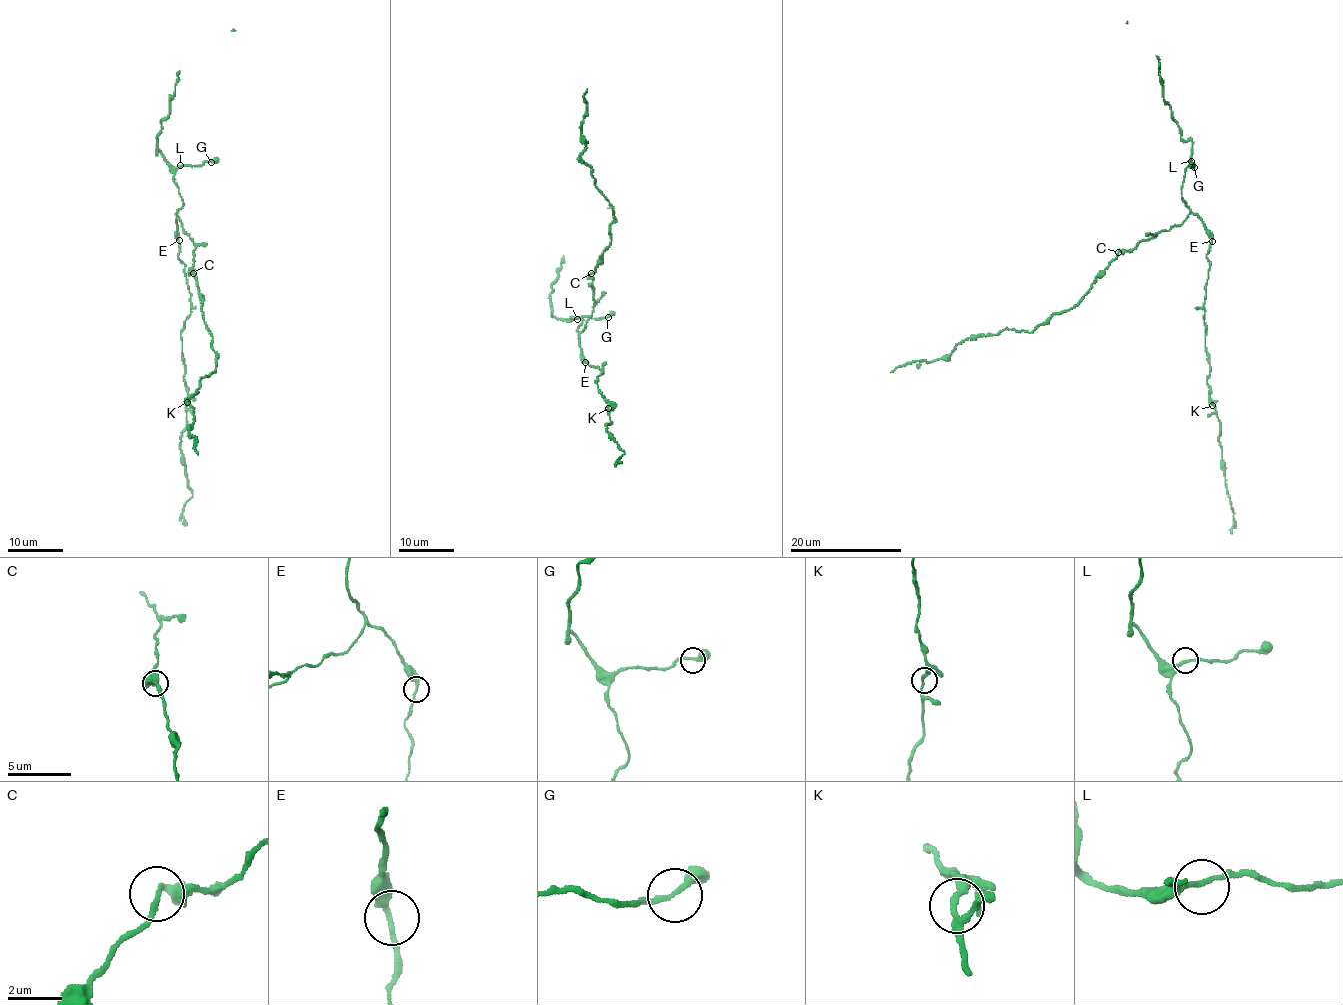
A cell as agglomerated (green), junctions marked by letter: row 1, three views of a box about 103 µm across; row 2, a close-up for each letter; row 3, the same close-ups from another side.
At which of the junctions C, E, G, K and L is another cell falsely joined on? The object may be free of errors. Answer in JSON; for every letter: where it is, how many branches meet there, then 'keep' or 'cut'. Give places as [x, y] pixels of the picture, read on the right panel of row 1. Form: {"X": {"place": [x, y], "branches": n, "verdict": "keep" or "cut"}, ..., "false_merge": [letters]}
{"C": {"place": [1118, 252], "branches": 2, "verdict": "keep"}, "E": {"place": [1212, 241], "branches": 2, "verdict": "keep"}, "G": {"place": [1194, 167], "branches": 2, "verdict": "keep"}, "K": {"place": [1212, 405], "branches": 2, "verdict": "keep"}, "L": {"place": [1191, 161], "branches": 2, "verdict": "keep"}, "false_merge": []}

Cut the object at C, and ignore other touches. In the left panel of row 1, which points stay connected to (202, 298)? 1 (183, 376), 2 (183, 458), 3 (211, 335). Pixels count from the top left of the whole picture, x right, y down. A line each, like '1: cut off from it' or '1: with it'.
1: cut off from it
2: cut off from it
3: with it

